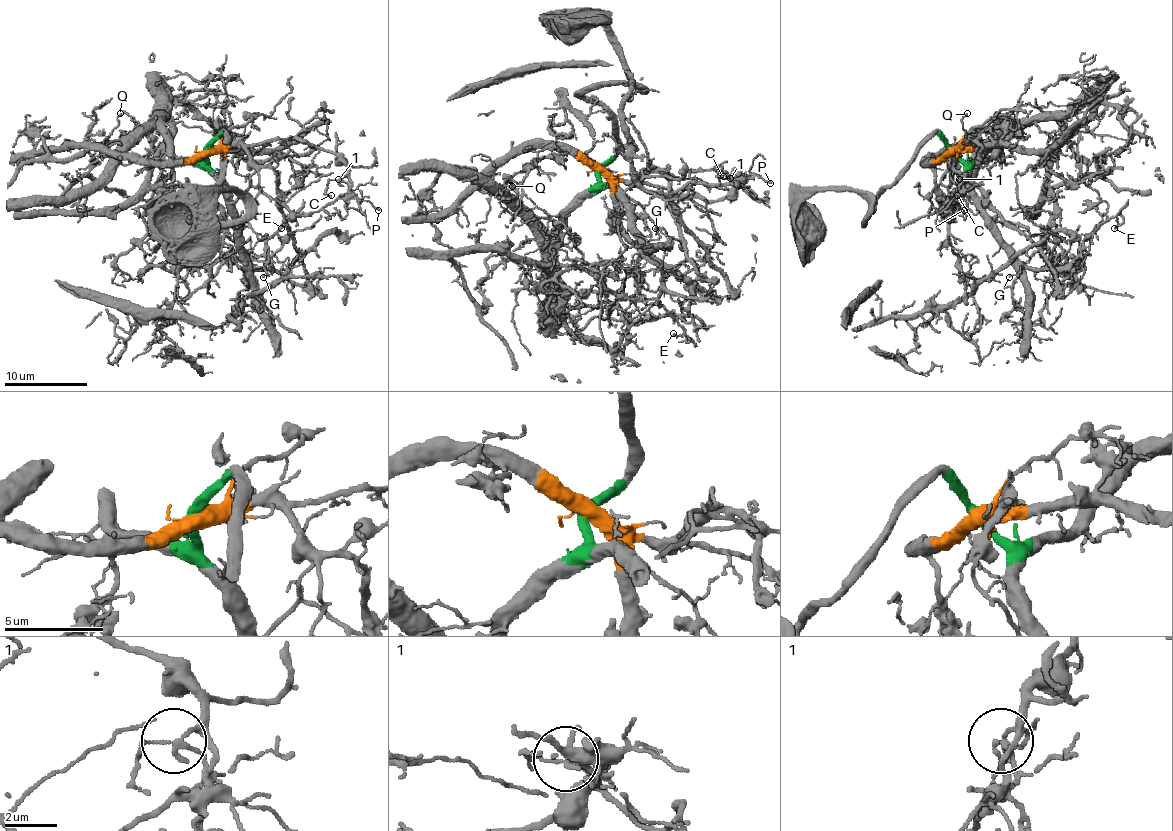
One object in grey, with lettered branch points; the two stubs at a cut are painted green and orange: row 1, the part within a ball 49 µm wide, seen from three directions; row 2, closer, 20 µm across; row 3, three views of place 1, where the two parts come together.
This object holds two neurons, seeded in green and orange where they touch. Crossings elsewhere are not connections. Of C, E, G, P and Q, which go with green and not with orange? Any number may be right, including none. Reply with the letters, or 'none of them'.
E, G, Q

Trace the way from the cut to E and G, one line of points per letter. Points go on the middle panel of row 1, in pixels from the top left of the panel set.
E: (597, 170), (601, 182), (622, 201), (628, 230), (661, 271), (657, 300), (684, 331), (678, 337), (674, 333)
G: (597, 170), (601, 182), (626, 205), (630, 221), (647, 240), (657, 240), (659, 236), (655, 227)

